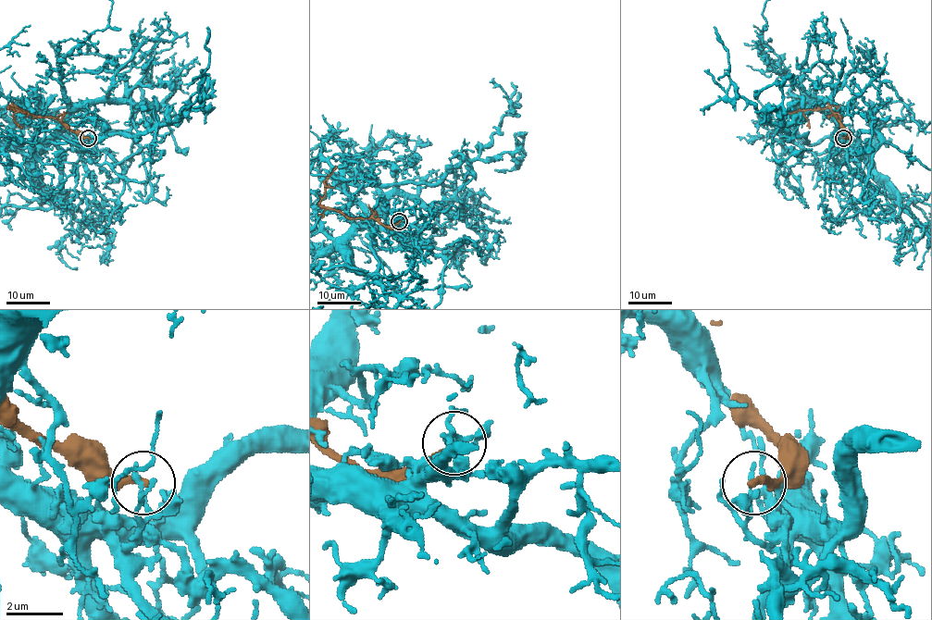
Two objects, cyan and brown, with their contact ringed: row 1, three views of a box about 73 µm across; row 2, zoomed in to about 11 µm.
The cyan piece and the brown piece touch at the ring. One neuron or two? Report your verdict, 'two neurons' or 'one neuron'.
two neurons

